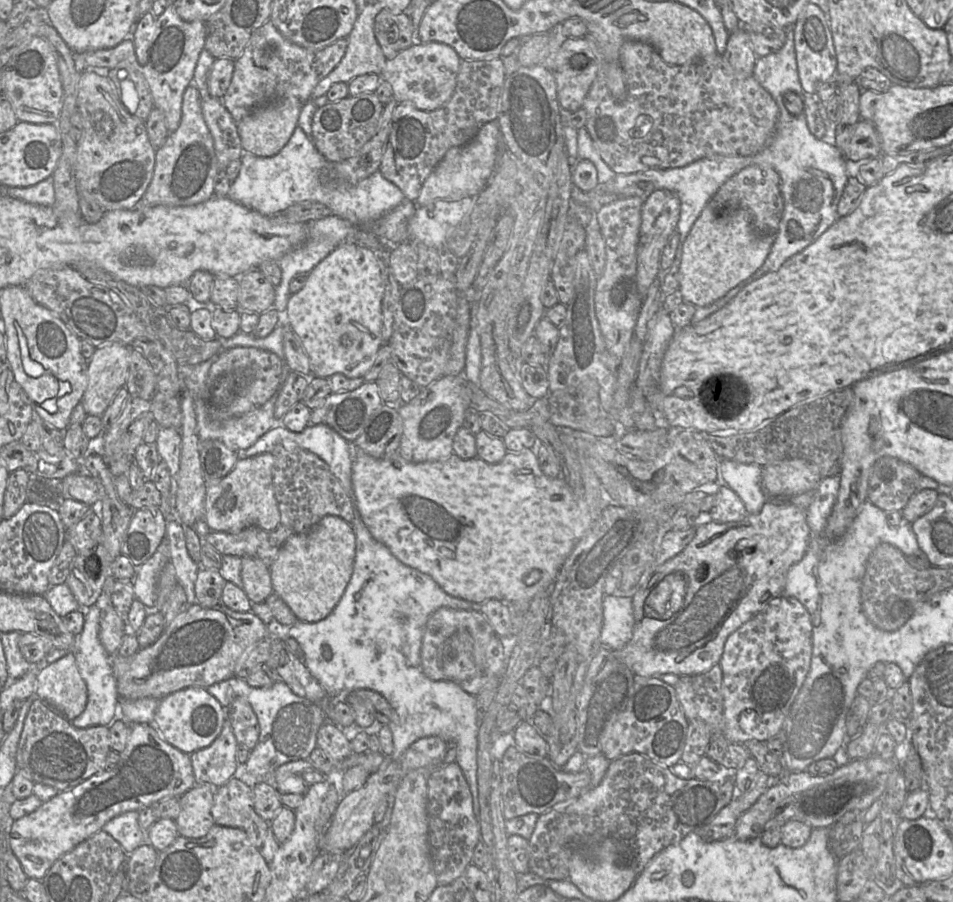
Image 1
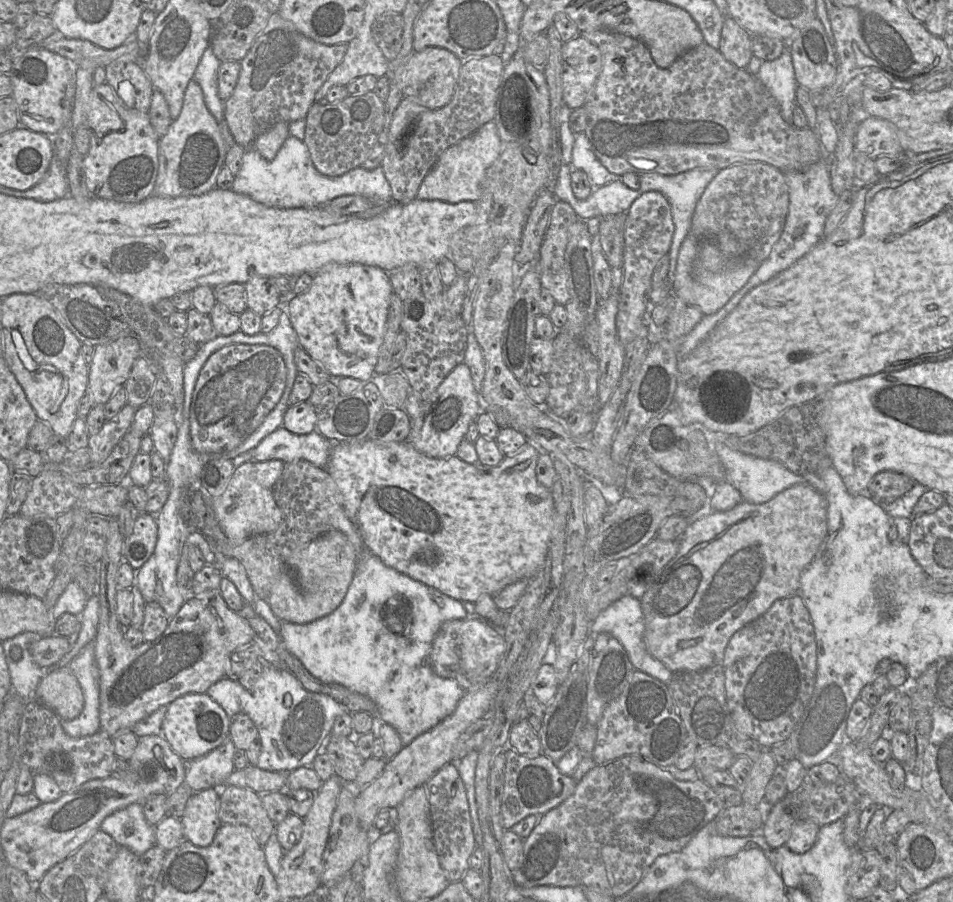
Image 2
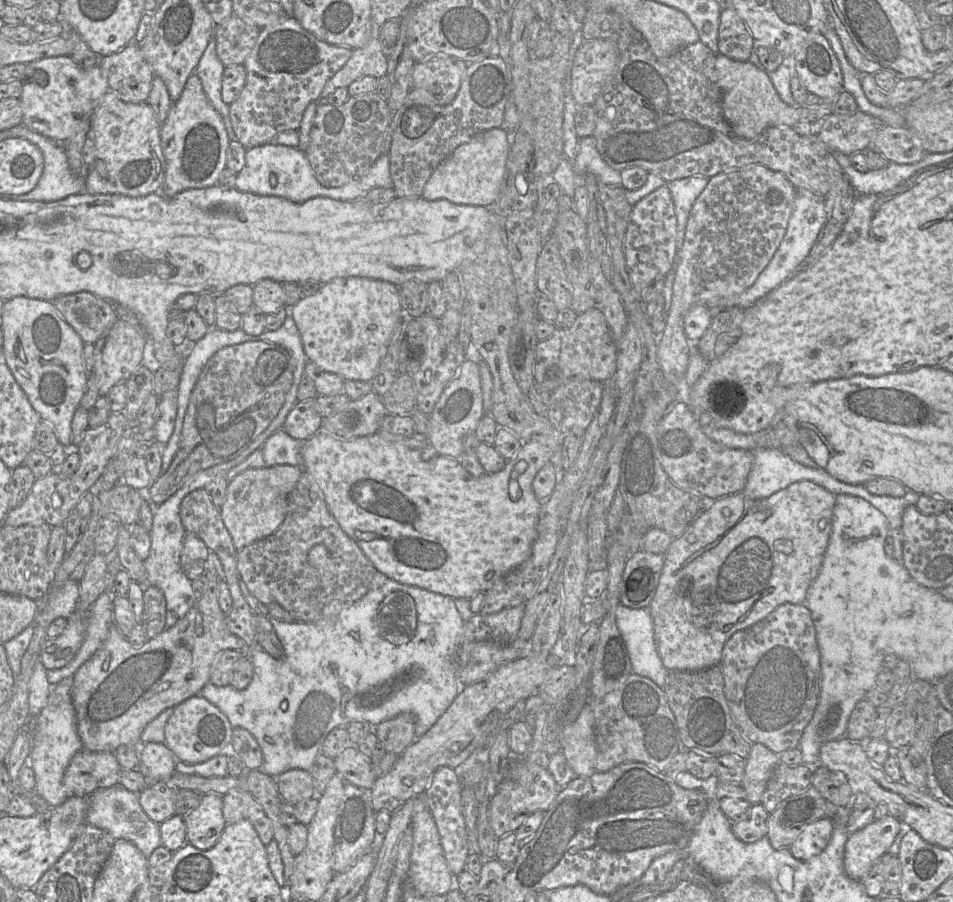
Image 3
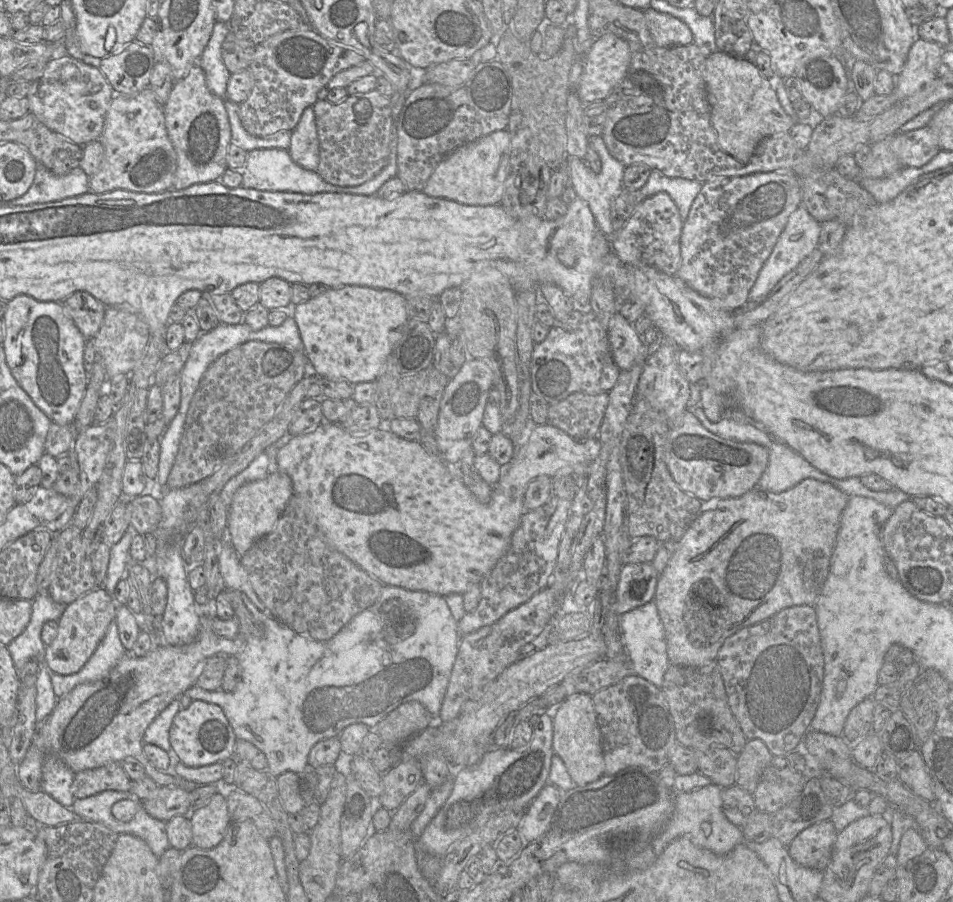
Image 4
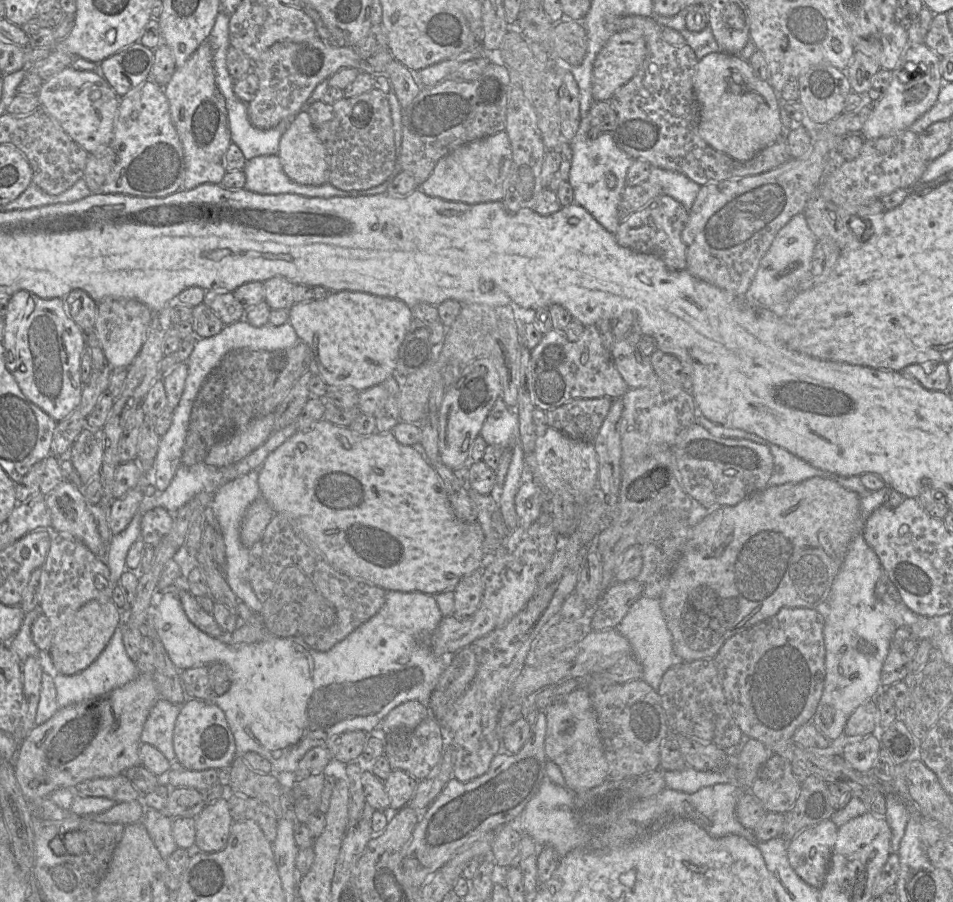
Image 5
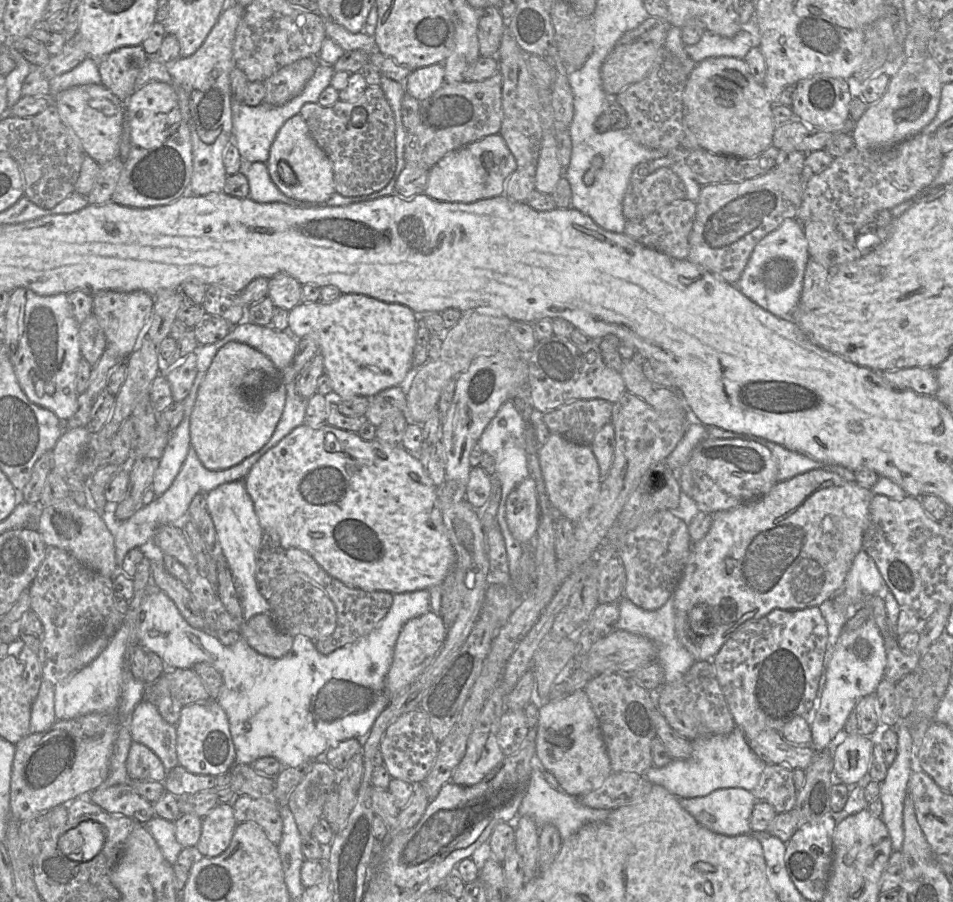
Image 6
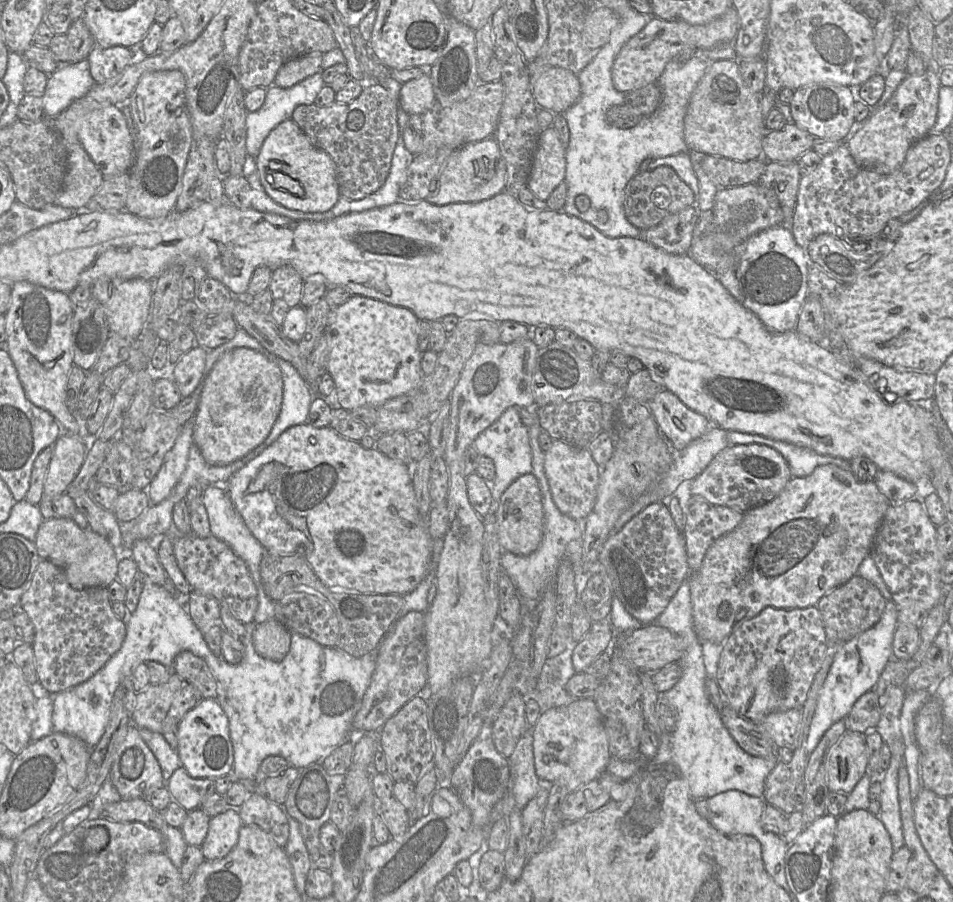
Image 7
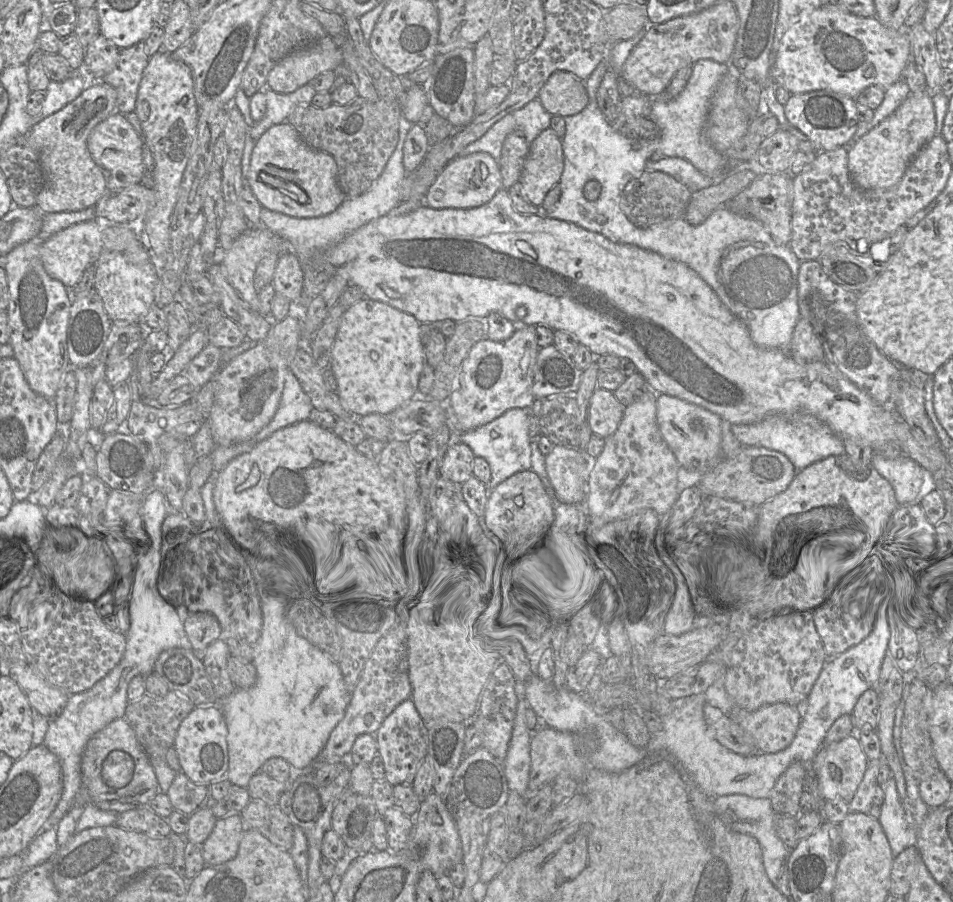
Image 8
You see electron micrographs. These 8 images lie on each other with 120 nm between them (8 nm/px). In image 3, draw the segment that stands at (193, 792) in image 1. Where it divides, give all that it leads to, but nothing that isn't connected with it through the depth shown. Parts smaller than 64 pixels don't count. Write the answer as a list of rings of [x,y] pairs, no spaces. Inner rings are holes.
[[[203,794],[199,805],[184,816],[187,842],[200,850],[212,848],[224,831],[226,821],[222,796]]]

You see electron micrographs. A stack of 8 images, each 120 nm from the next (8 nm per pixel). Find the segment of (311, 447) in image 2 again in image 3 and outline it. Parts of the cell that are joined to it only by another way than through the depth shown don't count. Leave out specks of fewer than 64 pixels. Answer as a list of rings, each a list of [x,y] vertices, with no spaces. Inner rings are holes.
[[[283,428],[275,431],[261,447],[266,466],[286,464],[302,467],[302,443],[290,437]]]

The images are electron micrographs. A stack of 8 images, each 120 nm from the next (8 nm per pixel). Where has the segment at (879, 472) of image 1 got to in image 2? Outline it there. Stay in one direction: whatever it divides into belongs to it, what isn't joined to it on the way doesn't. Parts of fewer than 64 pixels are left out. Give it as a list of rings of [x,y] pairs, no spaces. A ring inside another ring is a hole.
[[[882,471],[876,474],[867,487],[867,494],[877,503],[890,503],[908,493],[915,485],[909,476]]]

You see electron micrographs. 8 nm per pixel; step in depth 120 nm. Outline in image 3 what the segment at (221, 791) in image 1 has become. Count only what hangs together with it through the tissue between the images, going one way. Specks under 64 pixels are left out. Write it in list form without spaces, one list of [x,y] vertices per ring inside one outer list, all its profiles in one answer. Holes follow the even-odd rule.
[[[234,789],[222,796],[226,824],[248,820],[267,846],[274,839],[273,825],[261,804],[247,791]]]

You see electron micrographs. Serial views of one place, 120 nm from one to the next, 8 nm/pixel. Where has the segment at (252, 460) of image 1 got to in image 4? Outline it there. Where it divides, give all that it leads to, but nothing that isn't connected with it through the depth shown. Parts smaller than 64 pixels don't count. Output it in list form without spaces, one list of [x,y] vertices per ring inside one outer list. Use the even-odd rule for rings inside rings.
[[[279,470],[269,472],[265,478],[247,482],[235,492],[228,508],[227,527],[240,556],[274,529],[293,494],[291,478]]]

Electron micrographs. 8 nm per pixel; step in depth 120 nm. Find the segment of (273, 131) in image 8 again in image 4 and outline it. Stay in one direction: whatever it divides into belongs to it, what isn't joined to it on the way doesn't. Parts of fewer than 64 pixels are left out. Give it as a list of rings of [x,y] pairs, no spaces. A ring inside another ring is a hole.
[[[307,107],[291,131],[288,153],[300,167],[316,172],[319,165],[319,140],[313,107]]]

